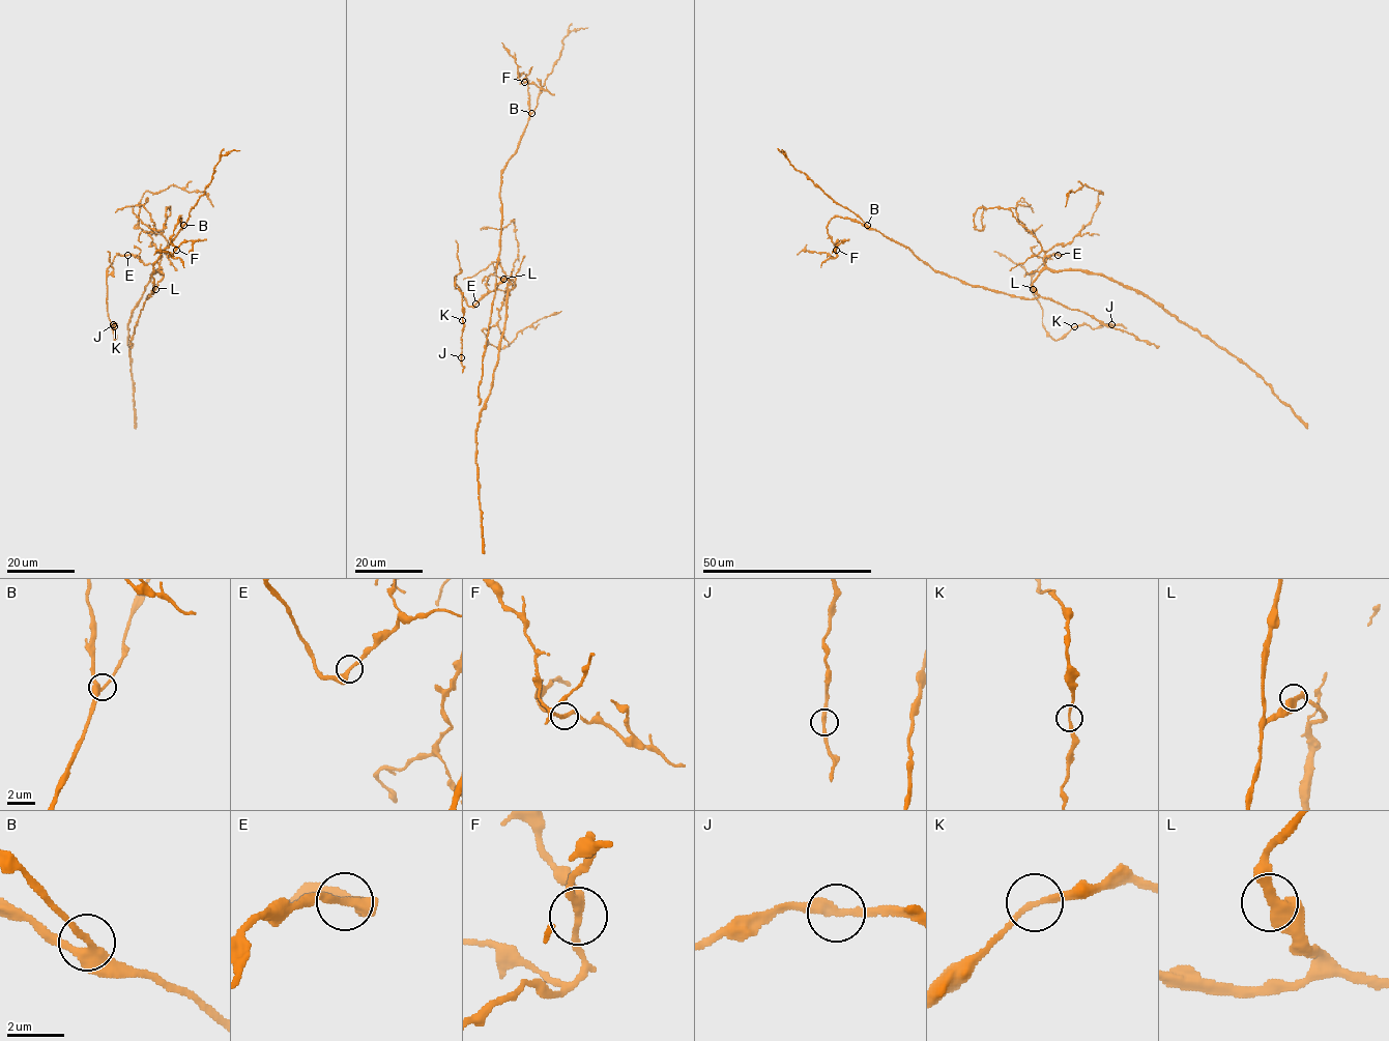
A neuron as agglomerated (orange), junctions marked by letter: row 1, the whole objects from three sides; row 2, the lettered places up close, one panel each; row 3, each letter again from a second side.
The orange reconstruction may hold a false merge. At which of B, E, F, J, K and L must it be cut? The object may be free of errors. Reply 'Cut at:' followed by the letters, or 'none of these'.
Cut at: none of these

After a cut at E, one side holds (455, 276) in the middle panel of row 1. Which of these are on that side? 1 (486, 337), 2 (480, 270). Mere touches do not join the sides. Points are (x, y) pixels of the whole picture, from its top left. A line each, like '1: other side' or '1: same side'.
1: other side
2: other side

